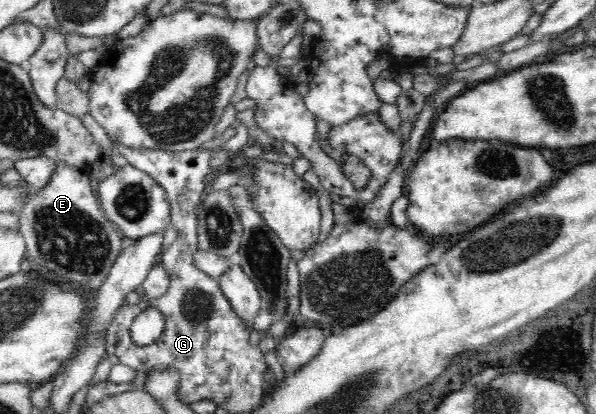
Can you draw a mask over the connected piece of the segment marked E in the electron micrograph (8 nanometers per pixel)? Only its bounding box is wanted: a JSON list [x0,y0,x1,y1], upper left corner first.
[19,162,123,291]

